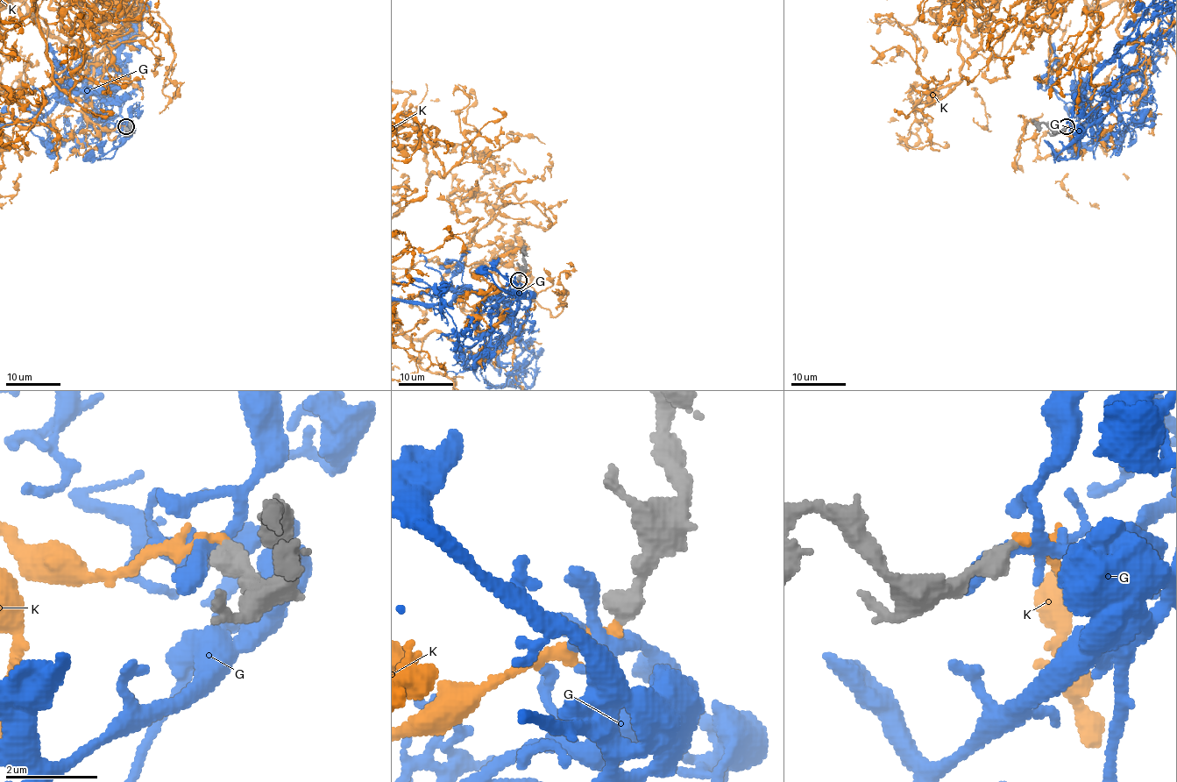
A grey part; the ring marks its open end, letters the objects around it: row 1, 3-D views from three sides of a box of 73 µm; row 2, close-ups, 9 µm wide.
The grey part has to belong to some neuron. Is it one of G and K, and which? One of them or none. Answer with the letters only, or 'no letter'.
K

